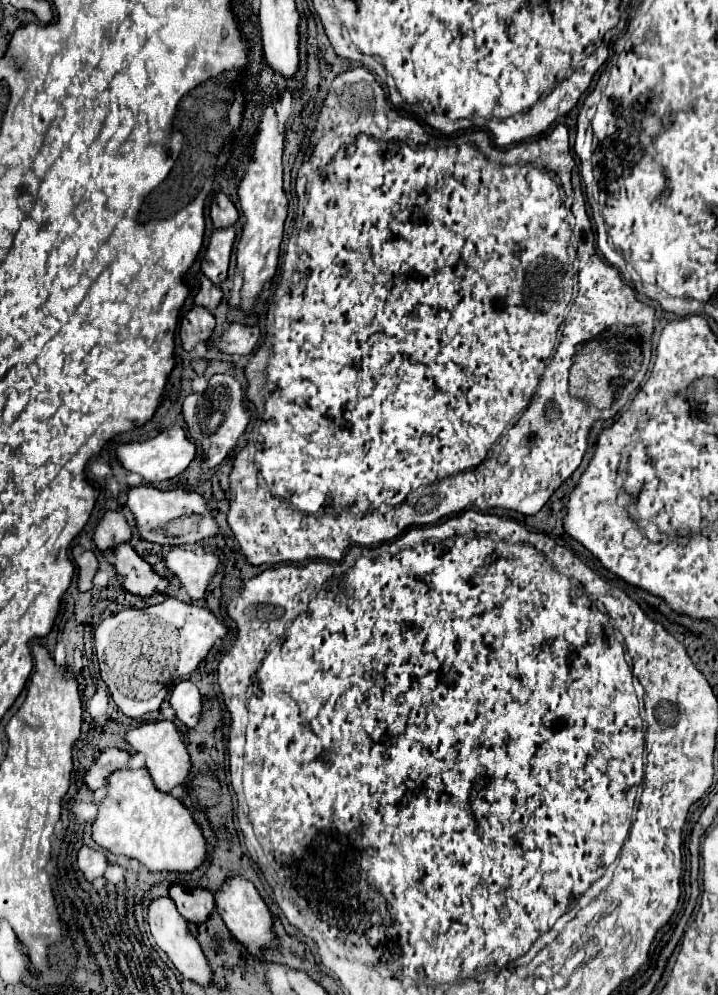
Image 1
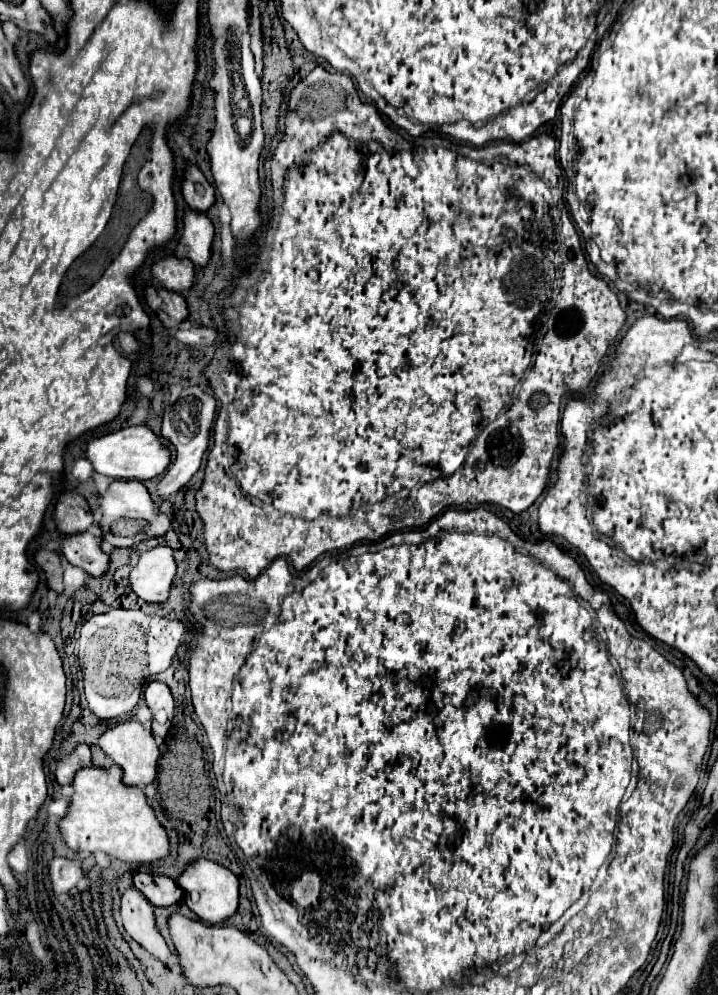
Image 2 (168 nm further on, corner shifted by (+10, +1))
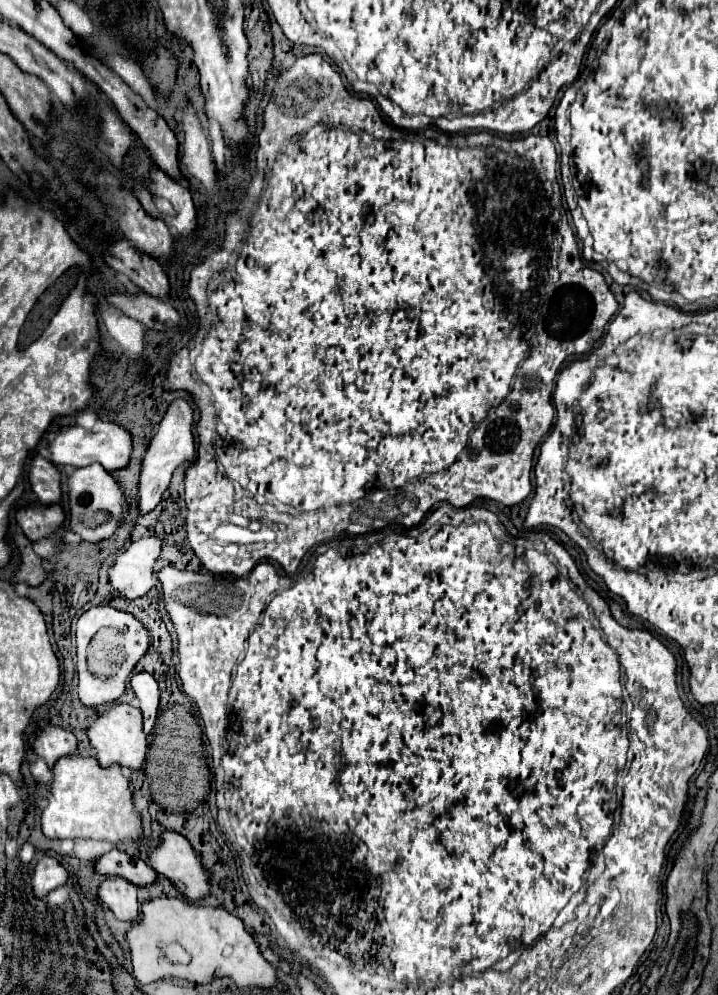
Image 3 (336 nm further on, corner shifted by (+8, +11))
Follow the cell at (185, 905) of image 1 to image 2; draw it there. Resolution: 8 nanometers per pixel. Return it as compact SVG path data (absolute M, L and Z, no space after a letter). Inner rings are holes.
M151 872L133 874L133 886L153 904L171 906L181 902L181 888L167 876L157 876Z

